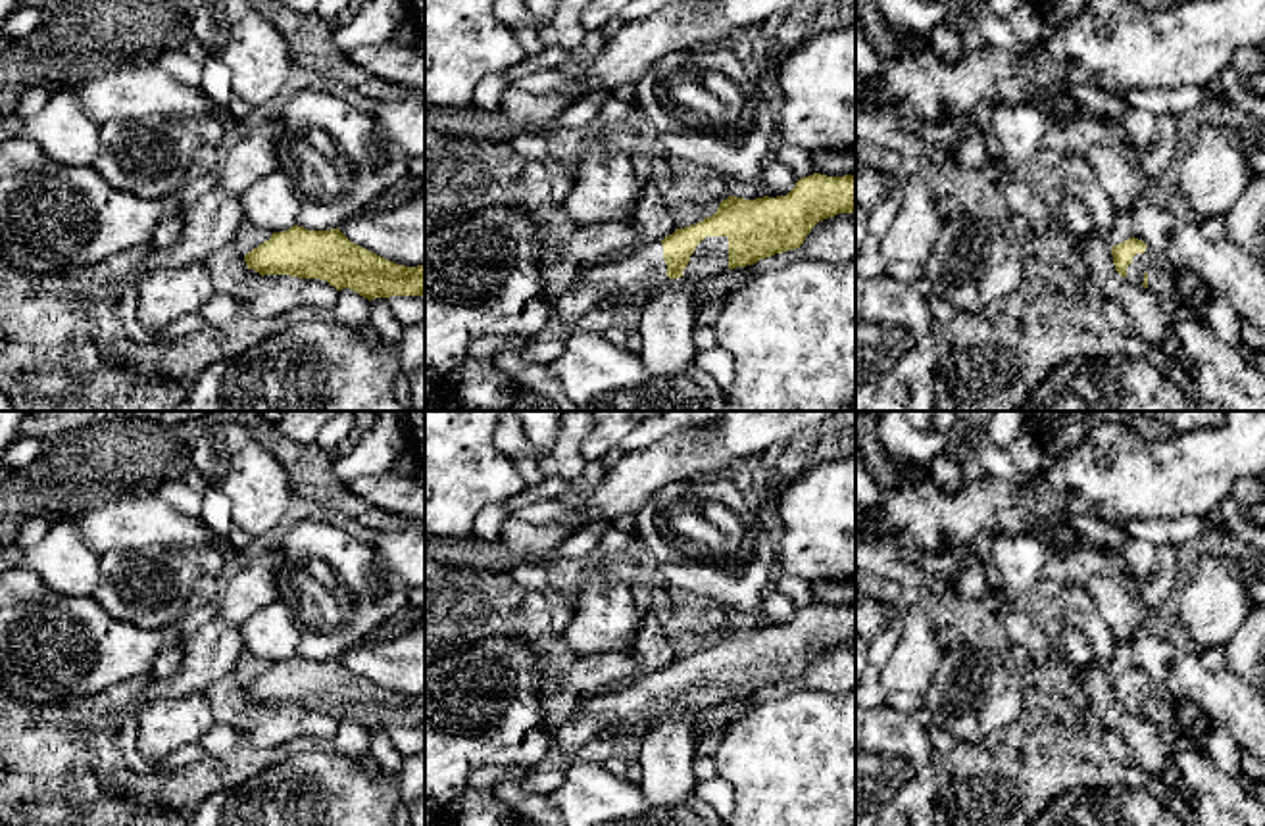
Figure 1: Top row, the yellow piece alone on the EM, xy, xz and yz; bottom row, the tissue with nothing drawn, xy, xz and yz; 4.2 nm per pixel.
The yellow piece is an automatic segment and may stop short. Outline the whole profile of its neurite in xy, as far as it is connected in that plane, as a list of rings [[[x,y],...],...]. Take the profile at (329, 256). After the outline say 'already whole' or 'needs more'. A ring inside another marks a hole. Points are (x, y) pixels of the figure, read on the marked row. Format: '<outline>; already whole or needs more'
[[[290,227],[244,255],[248,269],[263,275],[290,275],[350,288],[369,302],[390,296],[423,296],[425,263],[398,265],[354,242],[340,229],[308,231]]]; already whole

